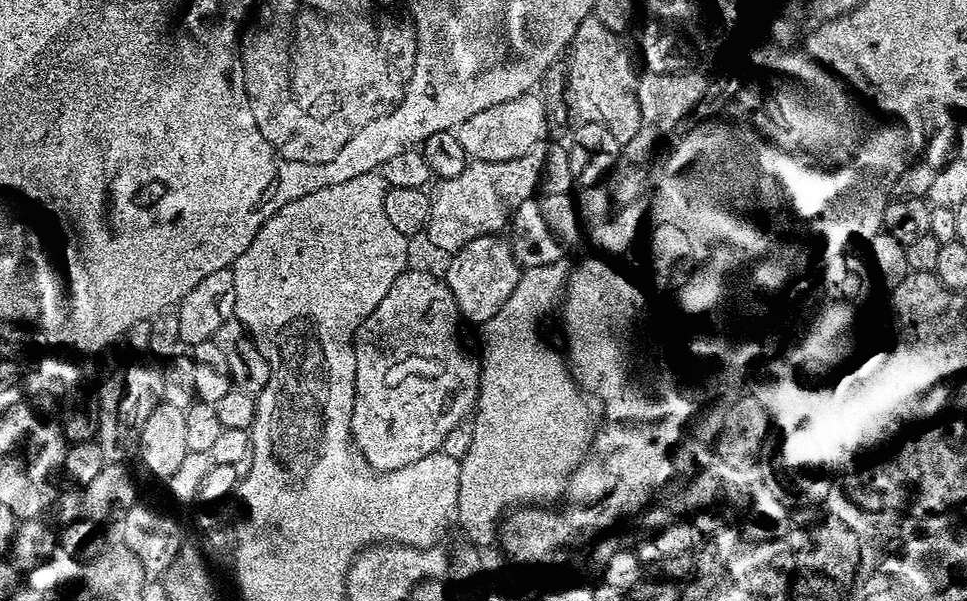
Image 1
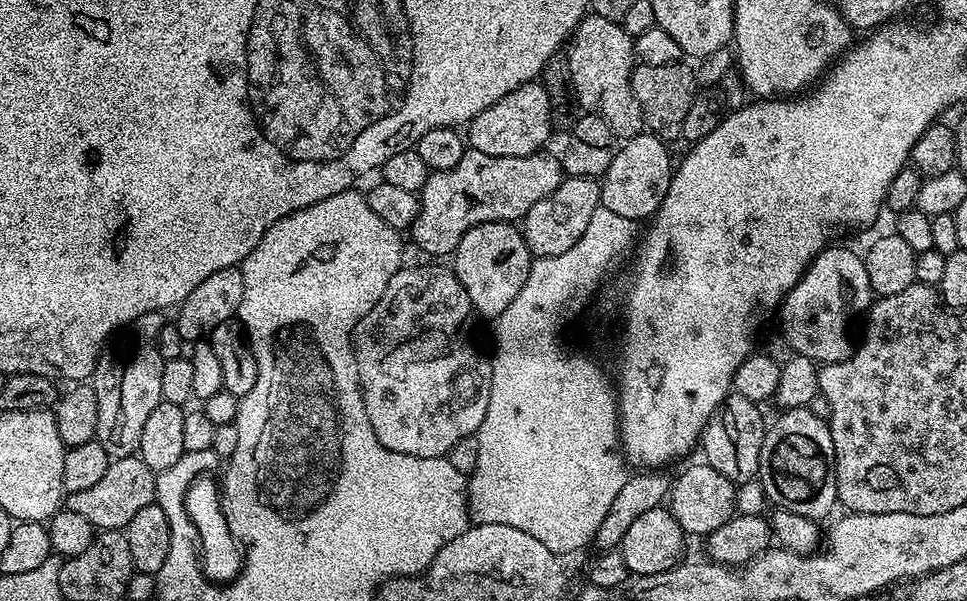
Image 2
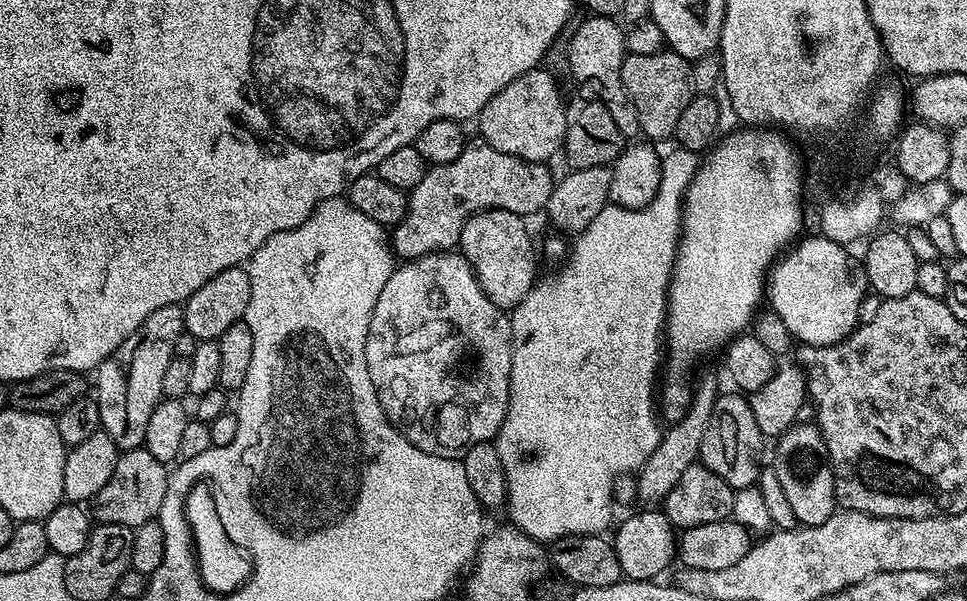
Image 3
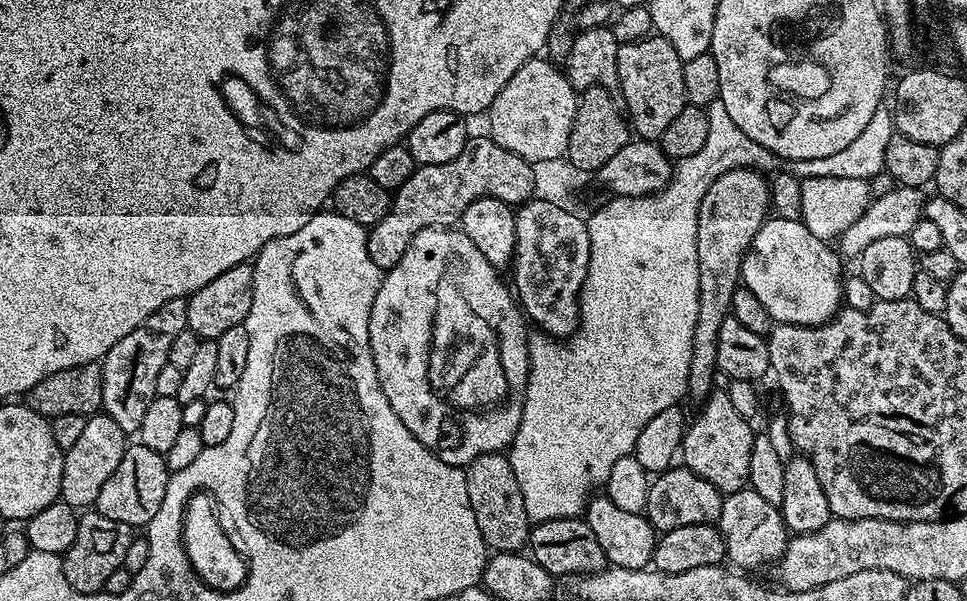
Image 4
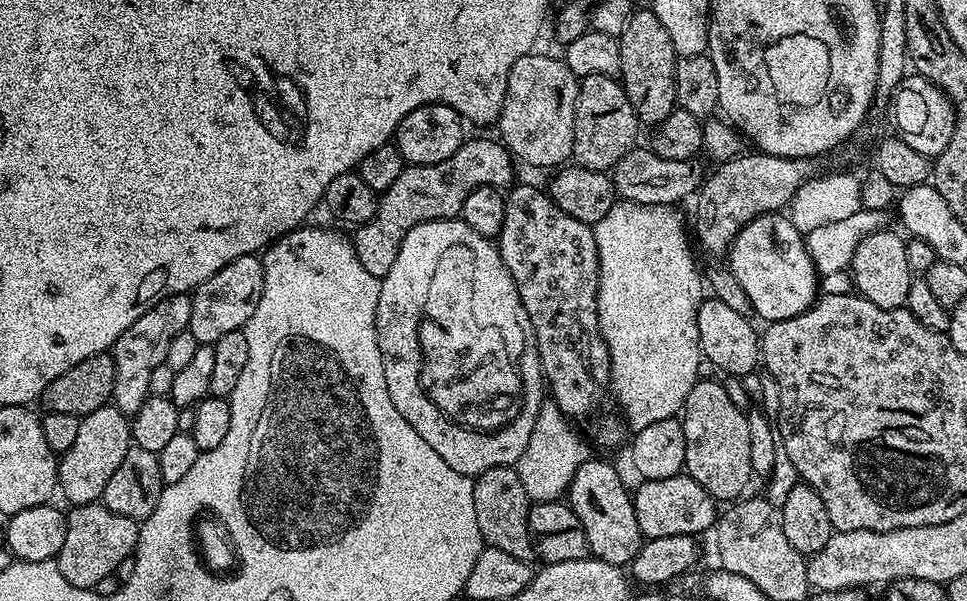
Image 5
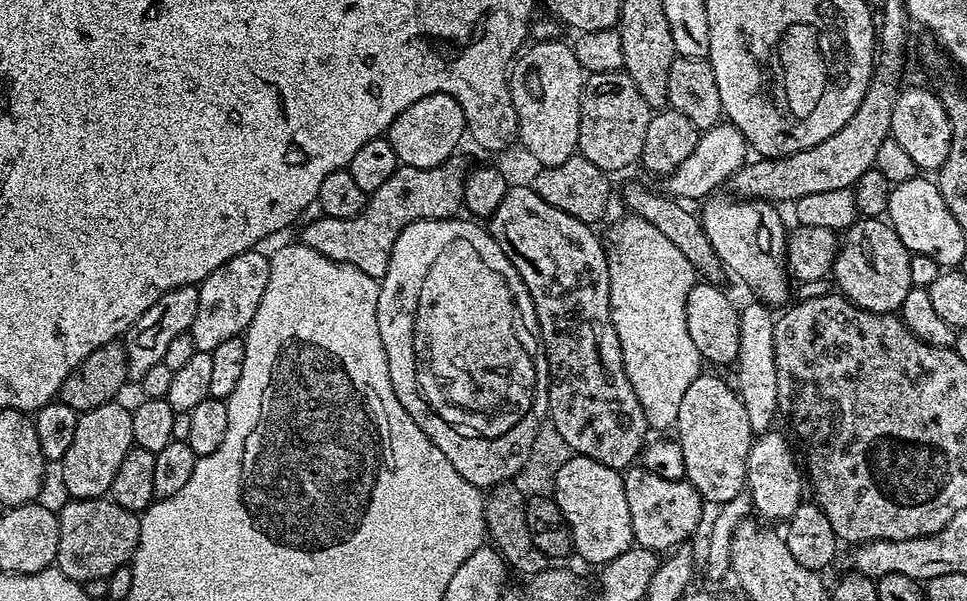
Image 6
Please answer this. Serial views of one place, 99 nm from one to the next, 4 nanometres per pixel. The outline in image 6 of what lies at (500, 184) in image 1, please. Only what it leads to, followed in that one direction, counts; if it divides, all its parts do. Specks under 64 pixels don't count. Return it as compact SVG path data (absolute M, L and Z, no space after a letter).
M453 158L442 162L438 166L429 168L415 168L409 164L398 166L394 174L390 174L389 180L378 190L374 190L368 197L363 210L354 218L330 218L321 215L320 220L312 220L298 236L299 243L310 246L310 250L318 250L331 260L337 260L343 264L354 266L362 270L362 274L370 274L377 282L383 280L386 270L390 266L390 254L394 250L394 242L398 242L398 234L406 226L410 226L419 220L450 220L461 211L464 202L464 178L466 168L459 164L459 159Z

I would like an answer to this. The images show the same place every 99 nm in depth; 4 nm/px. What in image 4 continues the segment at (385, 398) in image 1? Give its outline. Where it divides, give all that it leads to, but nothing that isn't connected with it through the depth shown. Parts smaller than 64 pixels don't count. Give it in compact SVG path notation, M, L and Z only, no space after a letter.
M455 227L418 230L418 234L410 238L410 246L406 246L406 254L402 254L396 265L383 273L380 289L370 310L370 350L374 354L374 366L378 370L378 382L390 402L392 415L397 416L400 424L406 426L406 430L410 430L410 434L414 434L414 438L418 438L422 446L426 446L447 464L466 466L482 454L504 452L511 444L514 434L518 434L518 424L522 422L522 406L526 402L528 385L530 328L522 315L522 309L513 289L506 280L504 285L504 280L500 276L503 275L497 268L490 266L490 262L486 262L486 257L478 250L478 246L474 246L474 242L470 242L470 238L466 238L464 231Z

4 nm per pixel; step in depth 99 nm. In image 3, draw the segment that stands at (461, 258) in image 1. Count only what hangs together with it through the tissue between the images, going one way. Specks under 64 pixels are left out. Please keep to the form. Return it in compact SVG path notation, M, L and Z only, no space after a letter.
M486 210L469 216L460 231L459 251L474 270L486 298L501 310L511 310L538 279L536 252L528 233L525 217L510 210Z

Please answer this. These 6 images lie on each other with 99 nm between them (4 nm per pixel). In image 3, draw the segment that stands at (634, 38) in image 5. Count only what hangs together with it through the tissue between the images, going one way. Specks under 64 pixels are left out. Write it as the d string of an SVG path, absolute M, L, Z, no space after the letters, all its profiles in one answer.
M671 50L628 54L622 62L620 77L630 102L634 102L634 114L638 114L641 133L652 142L664 140L667 136L668 139L675 137L678 118L682 118L682 110L686 110L694 95L690 61Z

